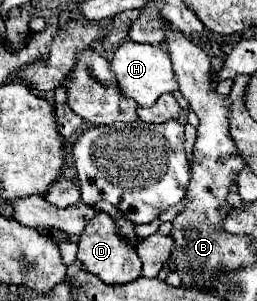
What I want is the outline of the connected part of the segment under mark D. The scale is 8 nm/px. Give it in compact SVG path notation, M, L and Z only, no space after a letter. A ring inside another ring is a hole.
M97 212L97 216L87 224L85 232L79 238L79 252L77 260L83 264L83 268L95 276L99 276L105 284L127 284L141 276L141 260L135 256L133 250L127 248L127 244L117 236L115 224L109 214Z

